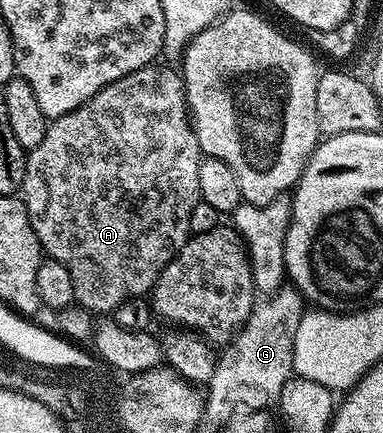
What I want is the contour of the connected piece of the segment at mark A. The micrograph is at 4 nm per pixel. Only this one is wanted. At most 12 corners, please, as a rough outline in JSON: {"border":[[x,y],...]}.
{"border":[[153,62],[51,121],[22,199],[76,304],[147,297],[202,153]]}

